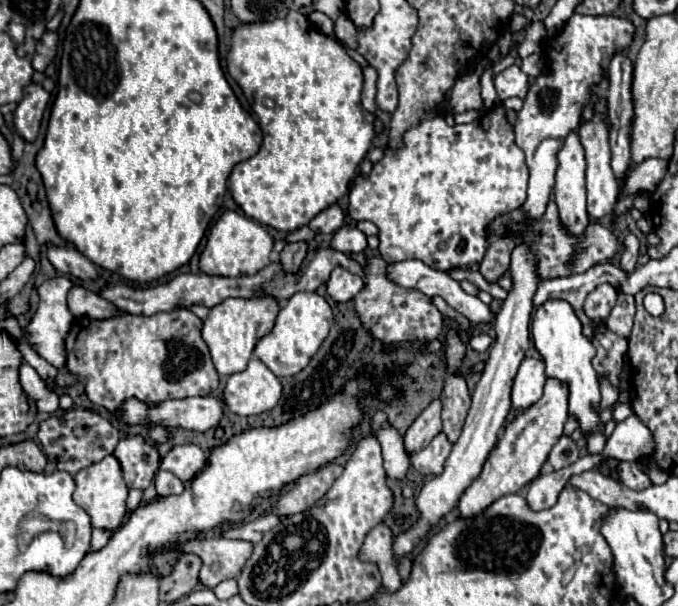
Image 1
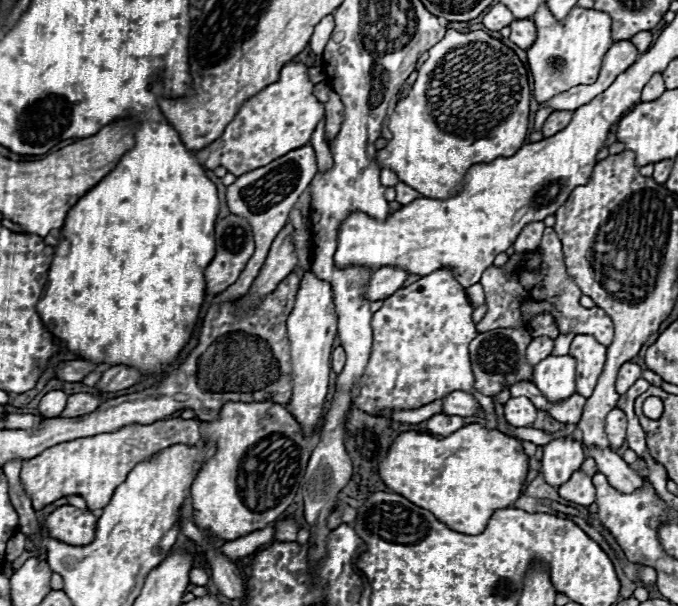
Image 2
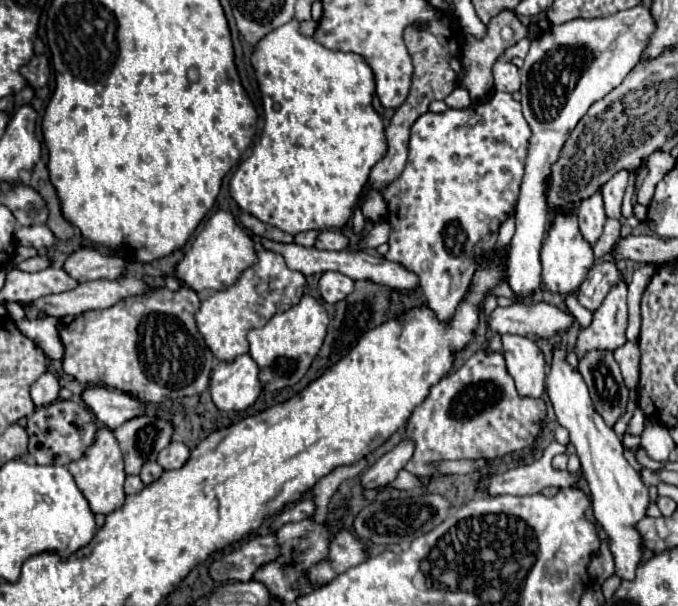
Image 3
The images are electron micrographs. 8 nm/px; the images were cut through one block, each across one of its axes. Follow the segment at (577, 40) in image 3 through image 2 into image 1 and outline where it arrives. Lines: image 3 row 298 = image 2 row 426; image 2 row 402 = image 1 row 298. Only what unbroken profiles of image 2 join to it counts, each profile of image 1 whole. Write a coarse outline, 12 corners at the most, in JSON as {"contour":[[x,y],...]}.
{"contour":[[532,242],[510,258],[512,290],[446,470],[422,486],[420,520],[400,534],[410,554],[480,474],[510,412],[530,346]]}

